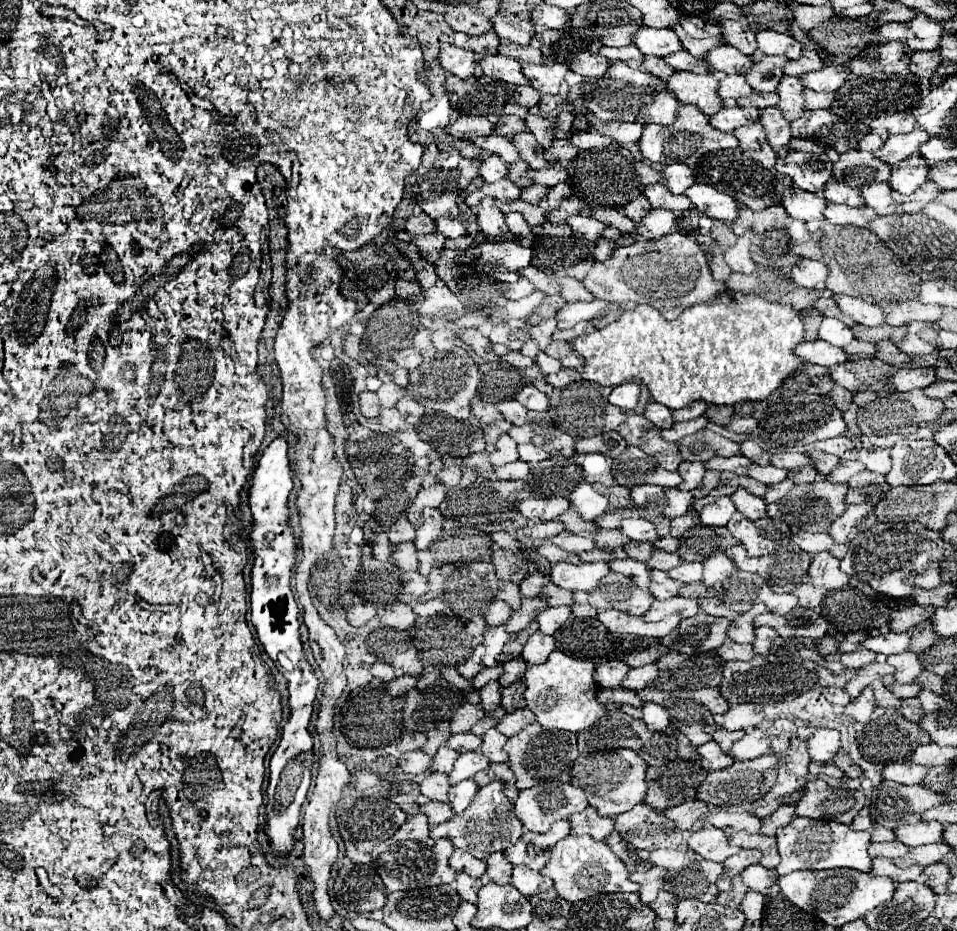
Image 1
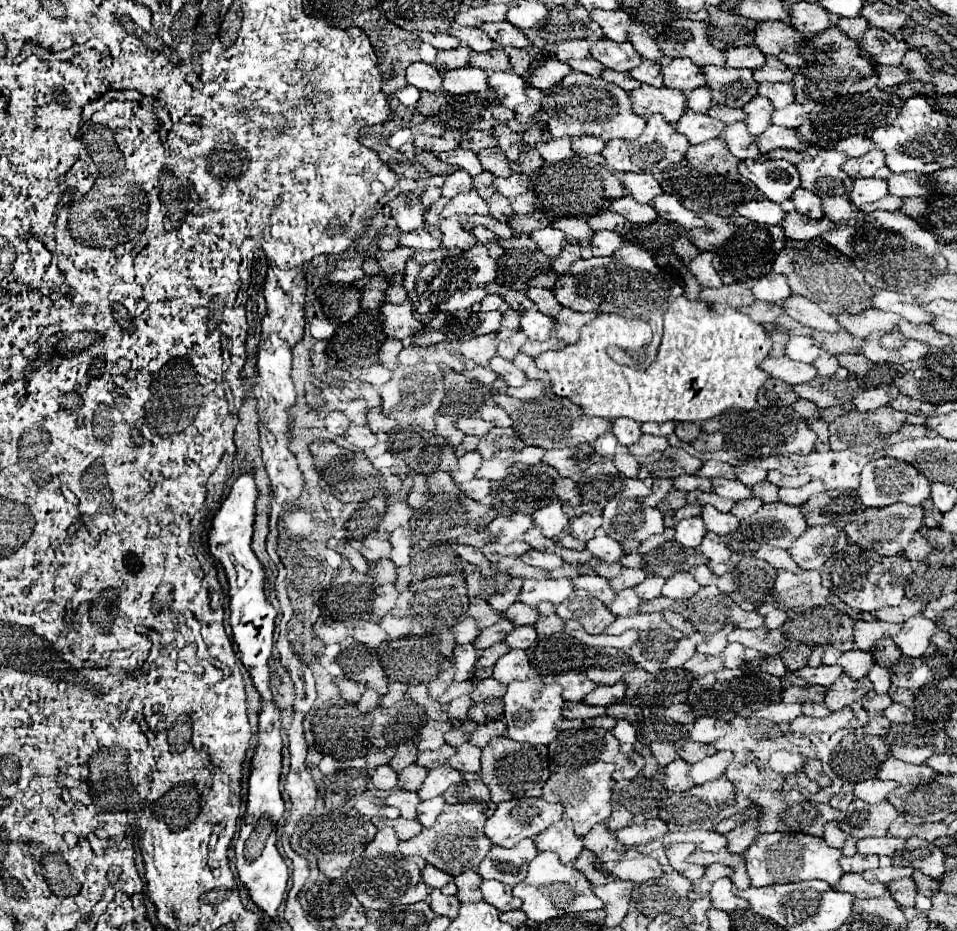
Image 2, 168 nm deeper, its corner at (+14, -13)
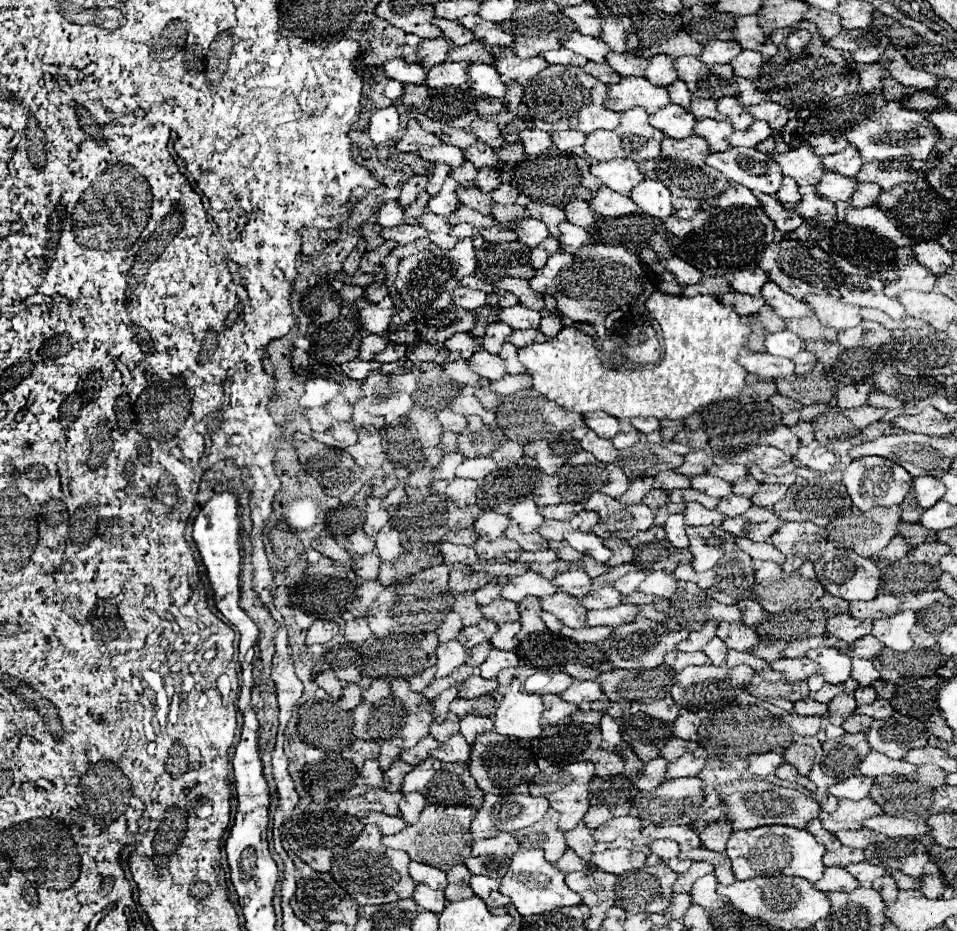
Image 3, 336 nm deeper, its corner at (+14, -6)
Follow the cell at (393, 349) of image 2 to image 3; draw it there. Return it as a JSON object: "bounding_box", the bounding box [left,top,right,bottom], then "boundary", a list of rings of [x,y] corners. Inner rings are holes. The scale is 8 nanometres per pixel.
{"bounding_box":[358,335,386,361],"boundary":[[[366,335],[362,341],[360,341],[360,349],[358,349],[358,359],[364,359],[364,361],[372,361],[376,353],[380,353],[384,347],[386,347],[386,339],[380,337],[380,335]]]}

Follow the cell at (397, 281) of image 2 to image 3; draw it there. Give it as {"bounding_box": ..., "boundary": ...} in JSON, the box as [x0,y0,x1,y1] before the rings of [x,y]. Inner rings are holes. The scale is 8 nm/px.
{"bounding_box":[362,285,388,303],"boundary":[[[370,285],[370,287],[364,291],[362,297],[364,297],[366,301],[370,301],[370,303],[380,303],[386,295],[388,295],[388,291],[386,291],[384,285]]]}

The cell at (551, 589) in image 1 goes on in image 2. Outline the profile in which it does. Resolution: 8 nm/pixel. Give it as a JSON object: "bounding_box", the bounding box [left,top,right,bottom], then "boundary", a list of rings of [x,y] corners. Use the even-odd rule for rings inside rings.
{"bounding_box":[506,602,538,626],"boundary":[[[514,602],[508,610],[506,610],[506,618],[510,622],[514,622],[516,626],[522,626],[522,624],[536,624],[538,622],[538,608],[532,608],[524,602]]]}

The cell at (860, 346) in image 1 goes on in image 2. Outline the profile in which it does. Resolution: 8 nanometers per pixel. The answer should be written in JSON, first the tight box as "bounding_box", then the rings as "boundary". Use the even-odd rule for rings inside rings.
{"bounding_box":[814,352,840,376],"boundary":[[[822,352],[822,354],[818,356],[818,360],[814,362],[814,366],[818,368],[818,374],[820,374],[820,376],[830,376],[830,374],[834,374],[834,372],[840,368],[836,356],[832,356],[832,354],[828,354],[828,352]]]}

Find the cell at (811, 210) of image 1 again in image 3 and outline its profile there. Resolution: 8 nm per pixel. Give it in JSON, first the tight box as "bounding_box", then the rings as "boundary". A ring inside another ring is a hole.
{"bounding_box":[714,183,760,207],"boundary":[[[730,183],[722,195],[716,197],[714,201],[716,207],[730,207],[730,205],[746,205],[746,207],[760,207],[760,201],[752,191],[738,183]]]}

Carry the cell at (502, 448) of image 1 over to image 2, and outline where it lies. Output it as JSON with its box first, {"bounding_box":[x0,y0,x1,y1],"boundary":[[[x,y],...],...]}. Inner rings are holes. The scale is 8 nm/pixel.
{"bounding_box":[452,452,484,482],"boundary":[[[466,452],[460,460],[458,460],[458,468],[452,472],[456,482],[468,482],[476,478],[478,468],[482,466],[484,458],[478,452]]]}

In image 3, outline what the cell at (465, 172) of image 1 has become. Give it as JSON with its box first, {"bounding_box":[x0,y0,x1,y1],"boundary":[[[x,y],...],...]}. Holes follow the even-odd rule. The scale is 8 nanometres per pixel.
{"bounding_box":[396,175,428,207],"boundary":[[[414,175],[414,177],[410,177],[410,179],[402,185],[402,191],[400,191],[400,197],[396,199],[396,203],[402,205],[402,207],[410,205],[410,203],[416,199],[416,195],[426,189],[426,183],[428,183],[428,177],[424,177],[424,175]]]}

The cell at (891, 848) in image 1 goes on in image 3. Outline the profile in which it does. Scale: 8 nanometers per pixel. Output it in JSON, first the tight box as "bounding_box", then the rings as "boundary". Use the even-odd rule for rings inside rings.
{"bounding_box":[822,847,864,867],"boundary":[[[842,847],[838,851],[826,853],[822,857],[822,861],[826,863],[826,867],[848,867],[850,863],[858,863],[864,861],[864,853],[860,849],[850,849],[850,847]]]}

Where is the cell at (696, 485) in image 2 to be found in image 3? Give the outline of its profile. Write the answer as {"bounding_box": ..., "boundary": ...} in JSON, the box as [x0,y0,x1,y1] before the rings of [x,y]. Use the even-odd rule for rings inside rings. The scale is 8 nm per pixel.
{"bounding_box":[654,471,688,491],"boundary":[[[662,471],[654,477],[654,489],[672,491],[672,489],[682,489],[682,487],[688,487],[688,477],[678,475],[674,471]]]}

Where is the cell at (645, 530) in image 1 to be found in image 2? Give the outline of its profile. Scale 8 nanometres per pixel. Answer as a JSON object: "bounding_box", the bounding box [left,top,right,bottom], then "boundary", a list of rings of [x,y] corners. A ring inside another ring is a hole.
{"bounding_box":[586,532,624,562],"boundary":[[[598,532],[588,544],[586,544],[586,550],[590,550],[594,556],[602,558],[604,562],[618,562],[622,556],[624,556],[624,548],[618,540],[610,538],[608,534],[604,532]]]}

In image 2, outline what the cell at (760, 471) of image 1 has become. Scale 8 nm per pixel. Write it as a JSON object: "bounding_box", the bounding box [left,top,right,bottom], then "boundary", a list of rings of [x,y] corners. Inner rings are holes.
{"bounding_box":[714,478,752,500],"boundary":[[[714,478],[714,492],[720,494],[722,498],[732,498],[732,500],[744,500],[752,498],[752,490],[744,486],[740,480],[728,480],[728,478]]]}

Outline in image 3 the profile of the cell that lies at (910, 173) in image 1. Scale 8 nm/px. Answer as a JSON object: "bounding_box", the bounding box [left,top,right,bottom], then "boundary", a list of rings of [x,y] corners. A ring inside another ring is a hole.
{"bounding_box":[816,173,856,201],"boundary":[[[824,173],[822,179],[816,185],[816,195],[826,199],[826,201],[848,201],[852,197],[852,191],[856,187],[854,179],[848,179],[844,175],[834,175],[834,173]]]}

